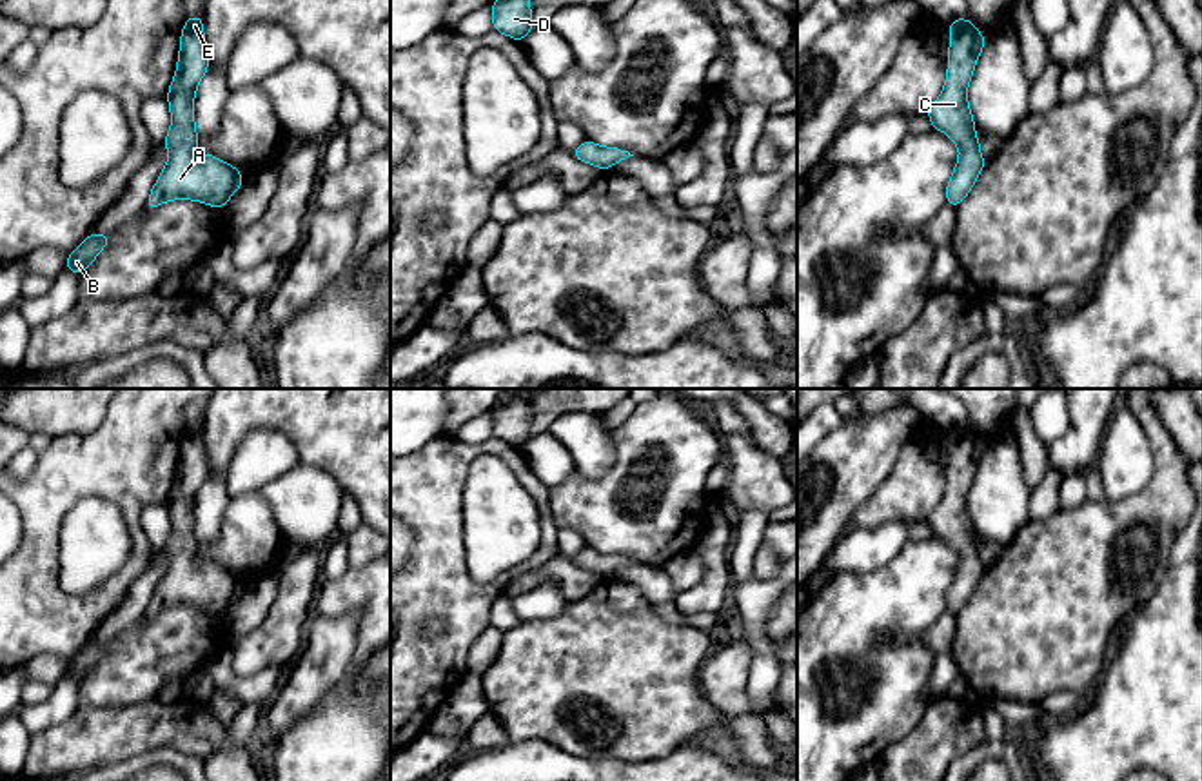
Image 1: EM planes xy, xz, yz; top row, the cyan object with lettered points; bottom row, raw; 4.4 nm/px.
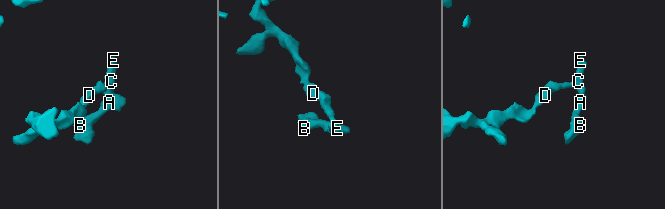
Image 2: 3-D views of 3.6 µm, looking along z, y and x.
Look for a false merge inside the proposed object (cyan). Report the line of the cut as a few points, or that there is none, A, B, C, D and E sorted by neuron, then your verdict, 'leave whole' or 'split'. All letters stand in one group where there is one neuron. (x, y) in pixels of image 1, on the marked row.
cut none; groups A B C D E; leave whole

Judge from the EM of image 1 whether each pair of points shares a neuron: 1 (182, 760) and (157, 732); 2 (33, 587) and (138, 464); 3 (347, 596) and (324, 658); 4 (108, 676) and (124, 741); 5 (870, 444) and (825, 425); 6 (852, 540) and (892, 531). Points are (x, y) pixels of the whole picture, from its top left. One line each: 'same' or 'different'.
1: different
2: same
3: different
4: different
5: different
6: same

